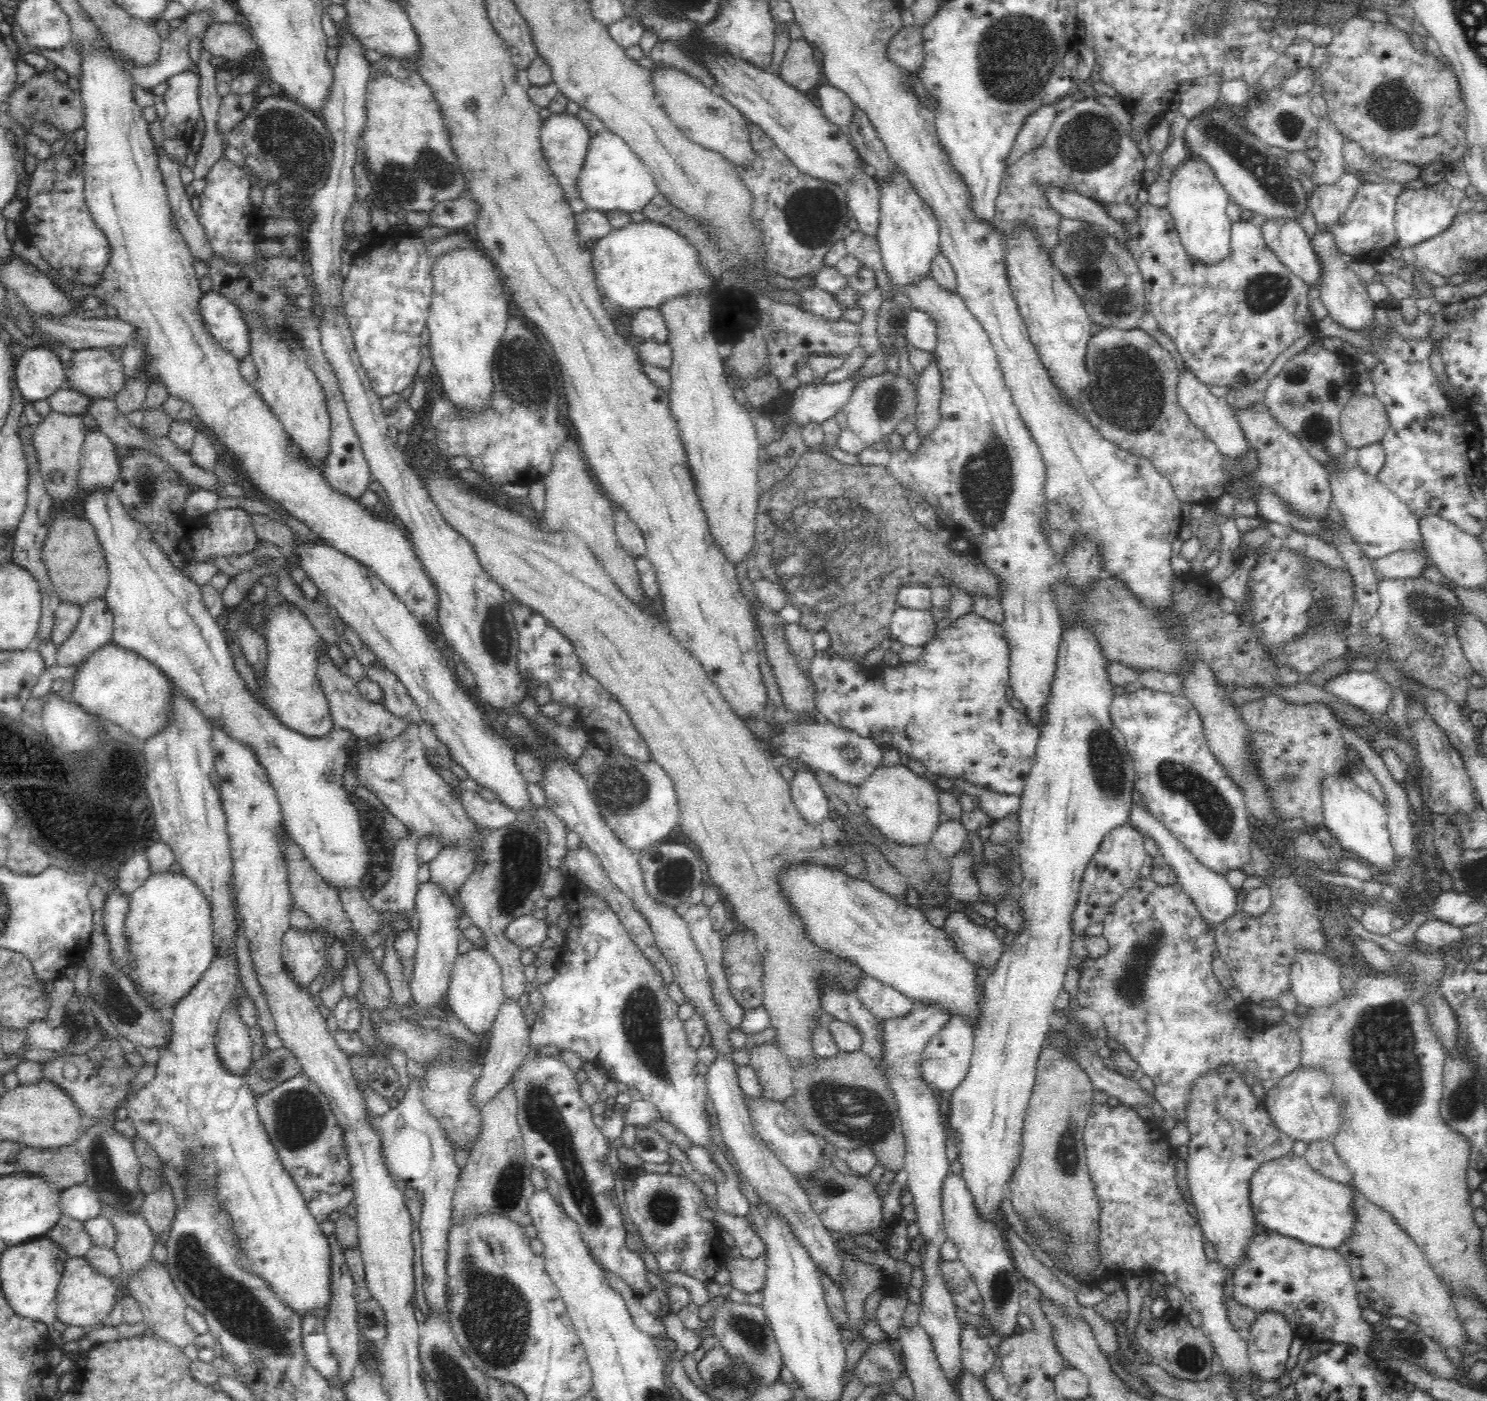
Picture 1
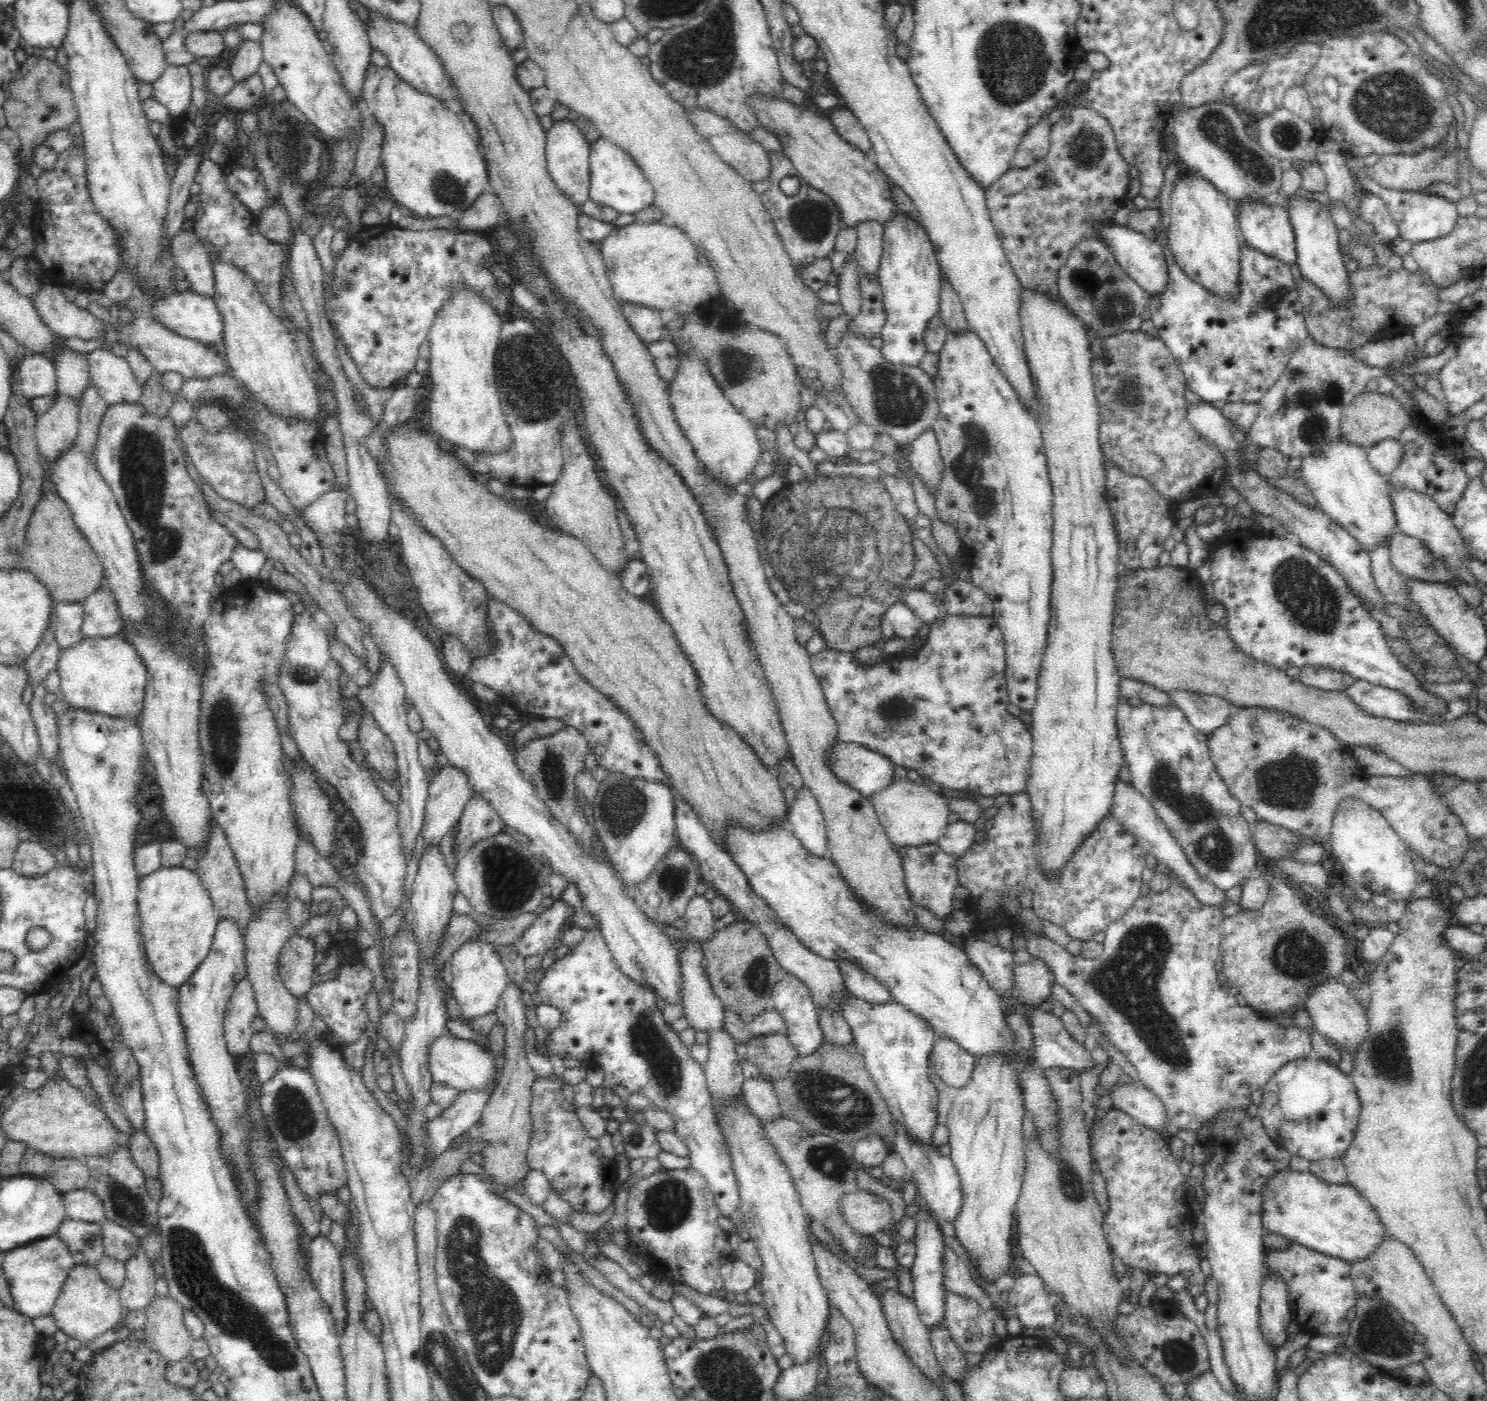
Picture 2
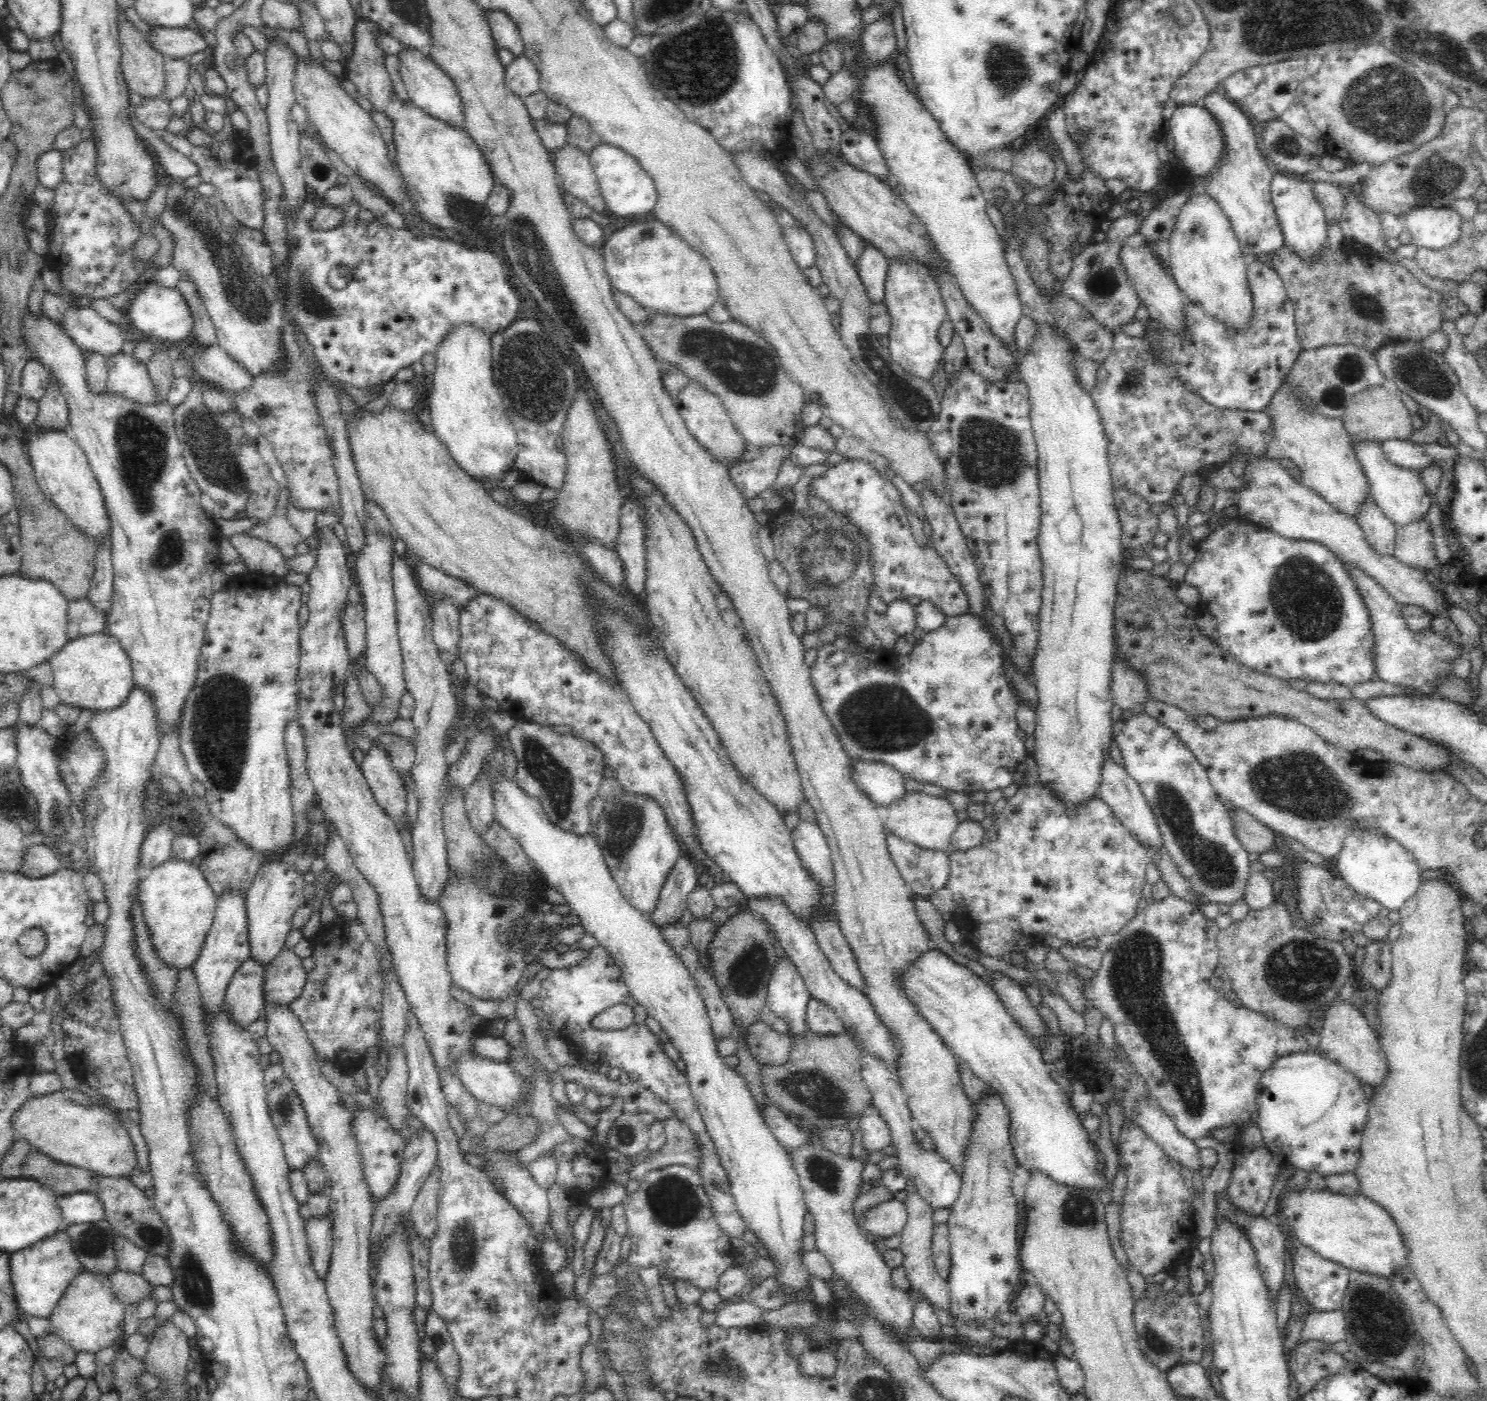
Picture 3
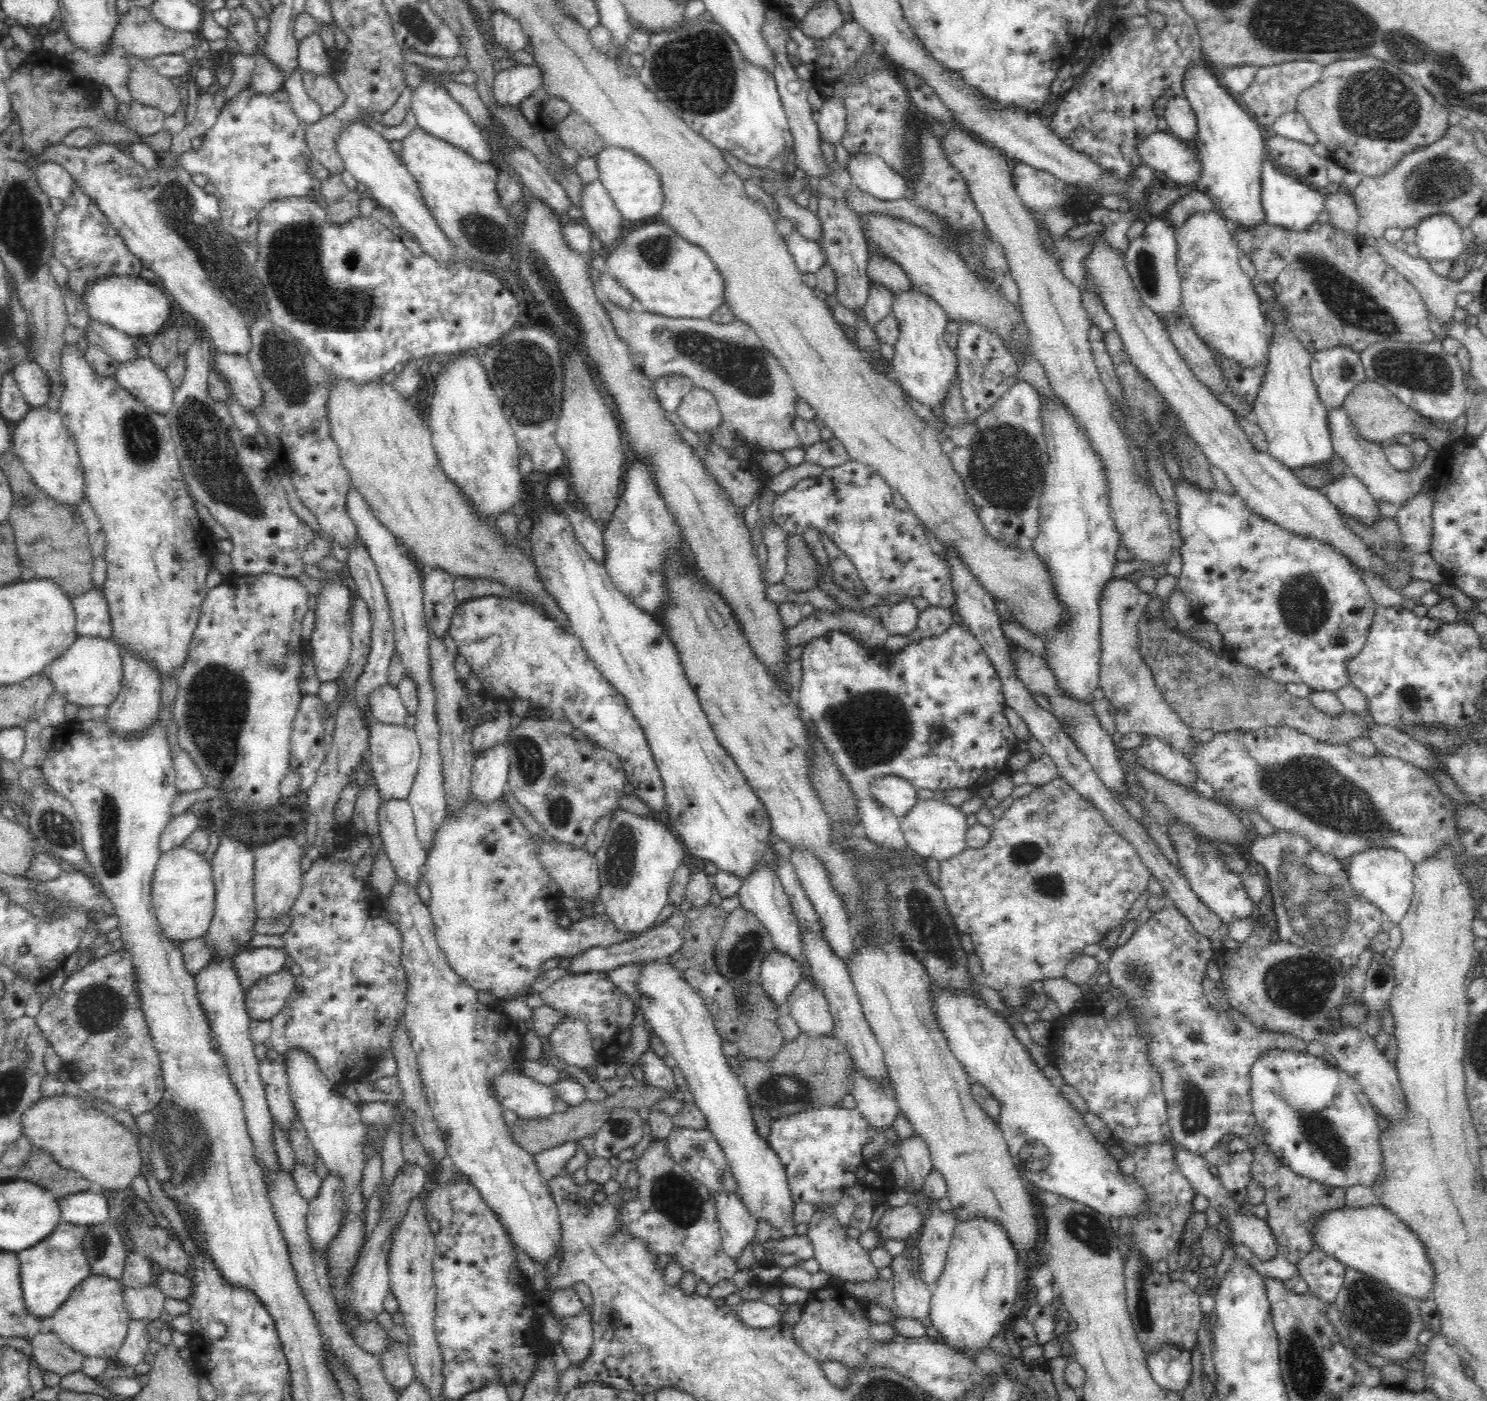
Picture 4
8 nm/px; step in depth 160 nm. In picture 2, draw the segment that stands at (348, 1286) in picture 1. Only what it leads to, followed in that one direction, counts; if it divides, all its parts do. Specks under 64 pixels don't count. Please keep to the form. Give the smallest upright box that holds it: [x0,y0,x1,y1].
[308,1234,347,1335]

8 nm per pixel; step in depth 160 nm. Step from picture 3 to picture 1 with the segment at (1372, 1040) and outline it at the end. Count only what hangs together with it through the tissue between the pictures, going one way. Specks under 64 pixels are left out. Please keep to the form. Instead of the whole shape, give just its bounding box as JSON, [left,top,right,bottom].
[1290,951,1344,1009]

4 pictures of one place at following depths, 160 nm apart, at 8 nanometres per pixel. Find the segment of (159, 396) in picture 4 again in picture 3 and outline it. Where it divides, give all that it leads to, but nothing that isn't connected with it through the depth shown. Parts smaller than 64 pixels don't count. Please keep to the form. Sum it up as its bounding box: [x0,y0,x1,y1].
[106,352,159,404]

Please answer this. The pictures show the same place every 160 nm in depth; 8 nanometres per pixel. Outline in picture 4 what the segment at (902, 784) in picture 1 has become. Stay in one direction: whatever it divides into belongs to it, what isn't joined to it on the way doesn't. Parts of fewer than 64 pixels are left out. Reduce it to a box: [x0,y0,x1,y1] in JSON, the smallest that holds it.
[900,799,969,862]

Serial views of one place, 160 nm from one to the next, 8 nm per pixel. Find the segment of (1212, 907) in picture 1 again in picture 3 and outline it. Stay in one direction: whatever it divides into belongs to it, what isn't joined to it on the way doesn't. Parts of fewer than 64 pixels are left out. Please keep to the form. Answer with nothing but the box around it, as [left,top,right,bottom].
[1100,752,1163,848]

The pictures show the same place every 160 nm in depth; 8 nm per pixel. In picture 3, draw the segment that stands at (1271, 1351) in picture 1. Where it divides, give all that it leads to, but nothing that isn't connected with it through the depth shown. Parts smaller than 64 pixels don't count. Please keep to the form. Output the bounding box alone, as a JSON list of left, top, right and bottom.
[1215,1192,1286,1299]

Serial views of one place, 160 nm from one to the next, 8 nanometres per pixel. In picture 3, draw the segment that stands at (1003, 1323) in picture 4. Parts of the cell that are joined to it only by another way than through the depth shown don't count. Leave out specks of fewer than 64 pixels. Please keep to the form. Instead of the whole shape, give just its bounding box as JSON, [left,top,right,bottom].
[946,1059,1022,1325]

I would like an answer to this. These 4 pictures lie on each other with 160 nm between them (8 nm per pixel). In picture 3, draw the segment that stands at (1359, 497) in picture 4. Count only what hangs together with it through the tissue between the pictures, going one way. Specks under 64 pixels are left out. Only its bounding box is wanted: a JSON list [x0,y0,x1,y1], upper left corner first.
[1353,497,1397,556]

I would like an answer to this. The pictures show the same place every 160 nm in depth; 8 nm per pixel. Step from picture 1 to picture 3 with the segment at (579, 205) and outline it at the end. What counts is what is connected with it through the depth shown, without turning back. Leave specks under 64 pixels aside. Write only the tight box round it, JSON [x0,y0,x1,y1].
[551,143,607,215]

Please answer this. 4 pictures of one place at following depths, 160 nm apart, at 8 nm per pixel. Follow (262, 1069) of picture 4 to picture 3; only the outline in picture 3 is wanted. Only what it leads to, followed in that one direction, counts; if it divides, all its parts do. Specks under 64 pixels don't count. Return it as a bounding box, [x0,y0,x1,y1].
[264,1063,318,1169]

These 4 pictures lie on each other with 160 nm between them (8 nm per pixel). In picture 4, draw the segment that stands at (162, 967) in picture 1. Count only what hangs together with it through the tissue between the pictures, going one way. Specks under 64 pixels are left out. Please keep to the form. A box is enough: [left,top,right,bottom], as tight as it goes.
[151,844,215,943]

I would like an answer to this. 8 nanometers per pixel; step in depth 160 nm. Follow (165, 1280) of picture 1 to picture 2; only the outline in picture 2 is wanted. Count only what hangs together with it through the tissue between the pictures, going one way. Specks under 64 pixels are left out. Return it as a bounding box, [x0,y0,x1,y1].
[145,1297,194,1365]

